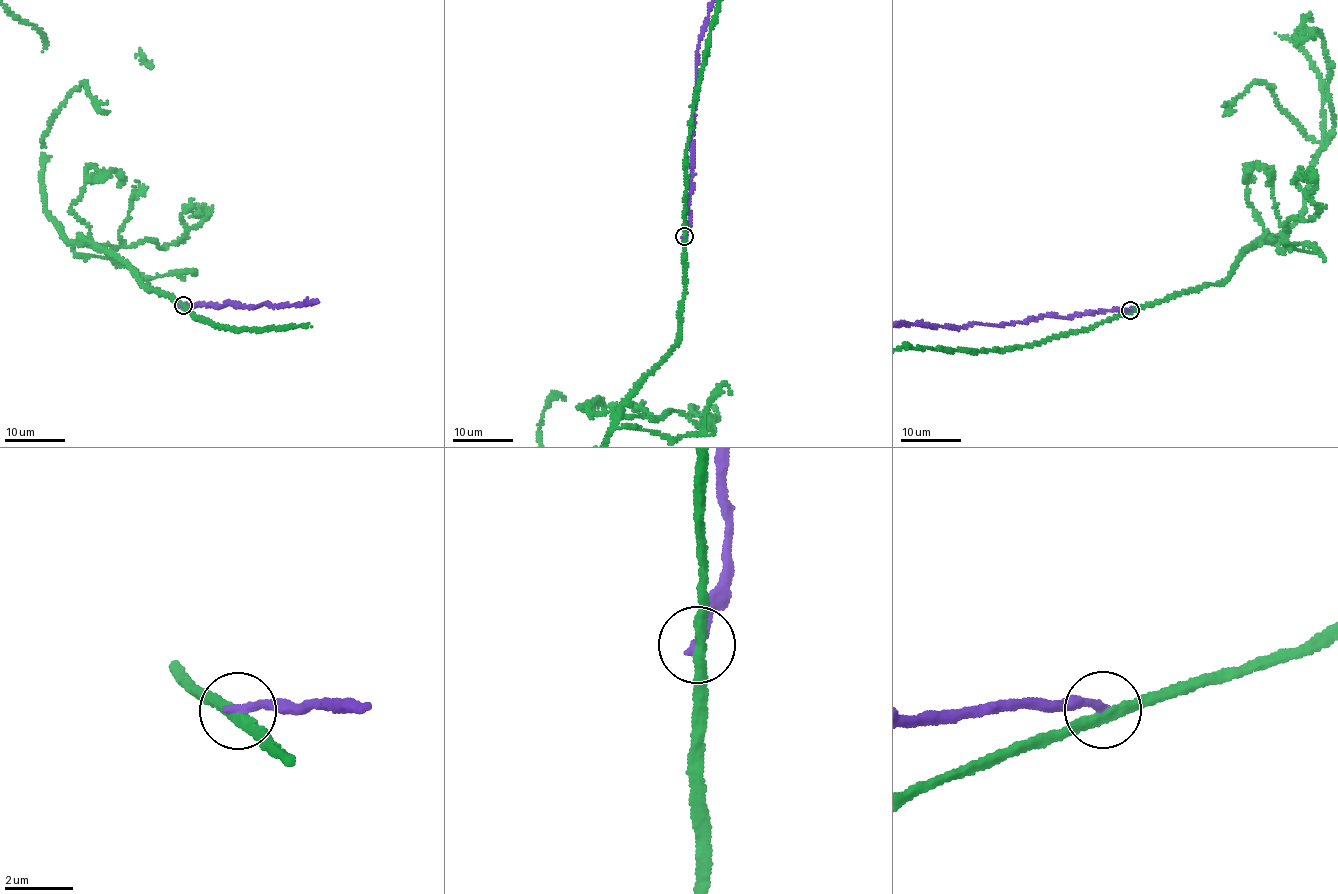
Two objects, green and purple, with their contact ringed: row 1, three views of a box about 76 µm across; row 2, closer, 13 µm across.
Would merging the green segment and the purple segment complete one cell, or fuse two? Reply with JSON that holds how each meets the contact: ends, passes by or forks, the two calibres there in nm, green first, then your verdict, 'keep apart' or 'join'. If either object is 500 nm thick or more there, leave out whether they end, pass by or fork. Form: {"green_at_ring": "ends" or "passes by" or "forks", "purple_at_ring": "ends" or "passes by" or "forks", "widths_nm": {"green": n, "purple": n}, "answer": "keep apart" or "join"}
{"green_at_ring": "passes by", "purple_at_ring": "ends", "widths_nm": {"green": 320, "purple": 300}, "answer": "keep apart"}

